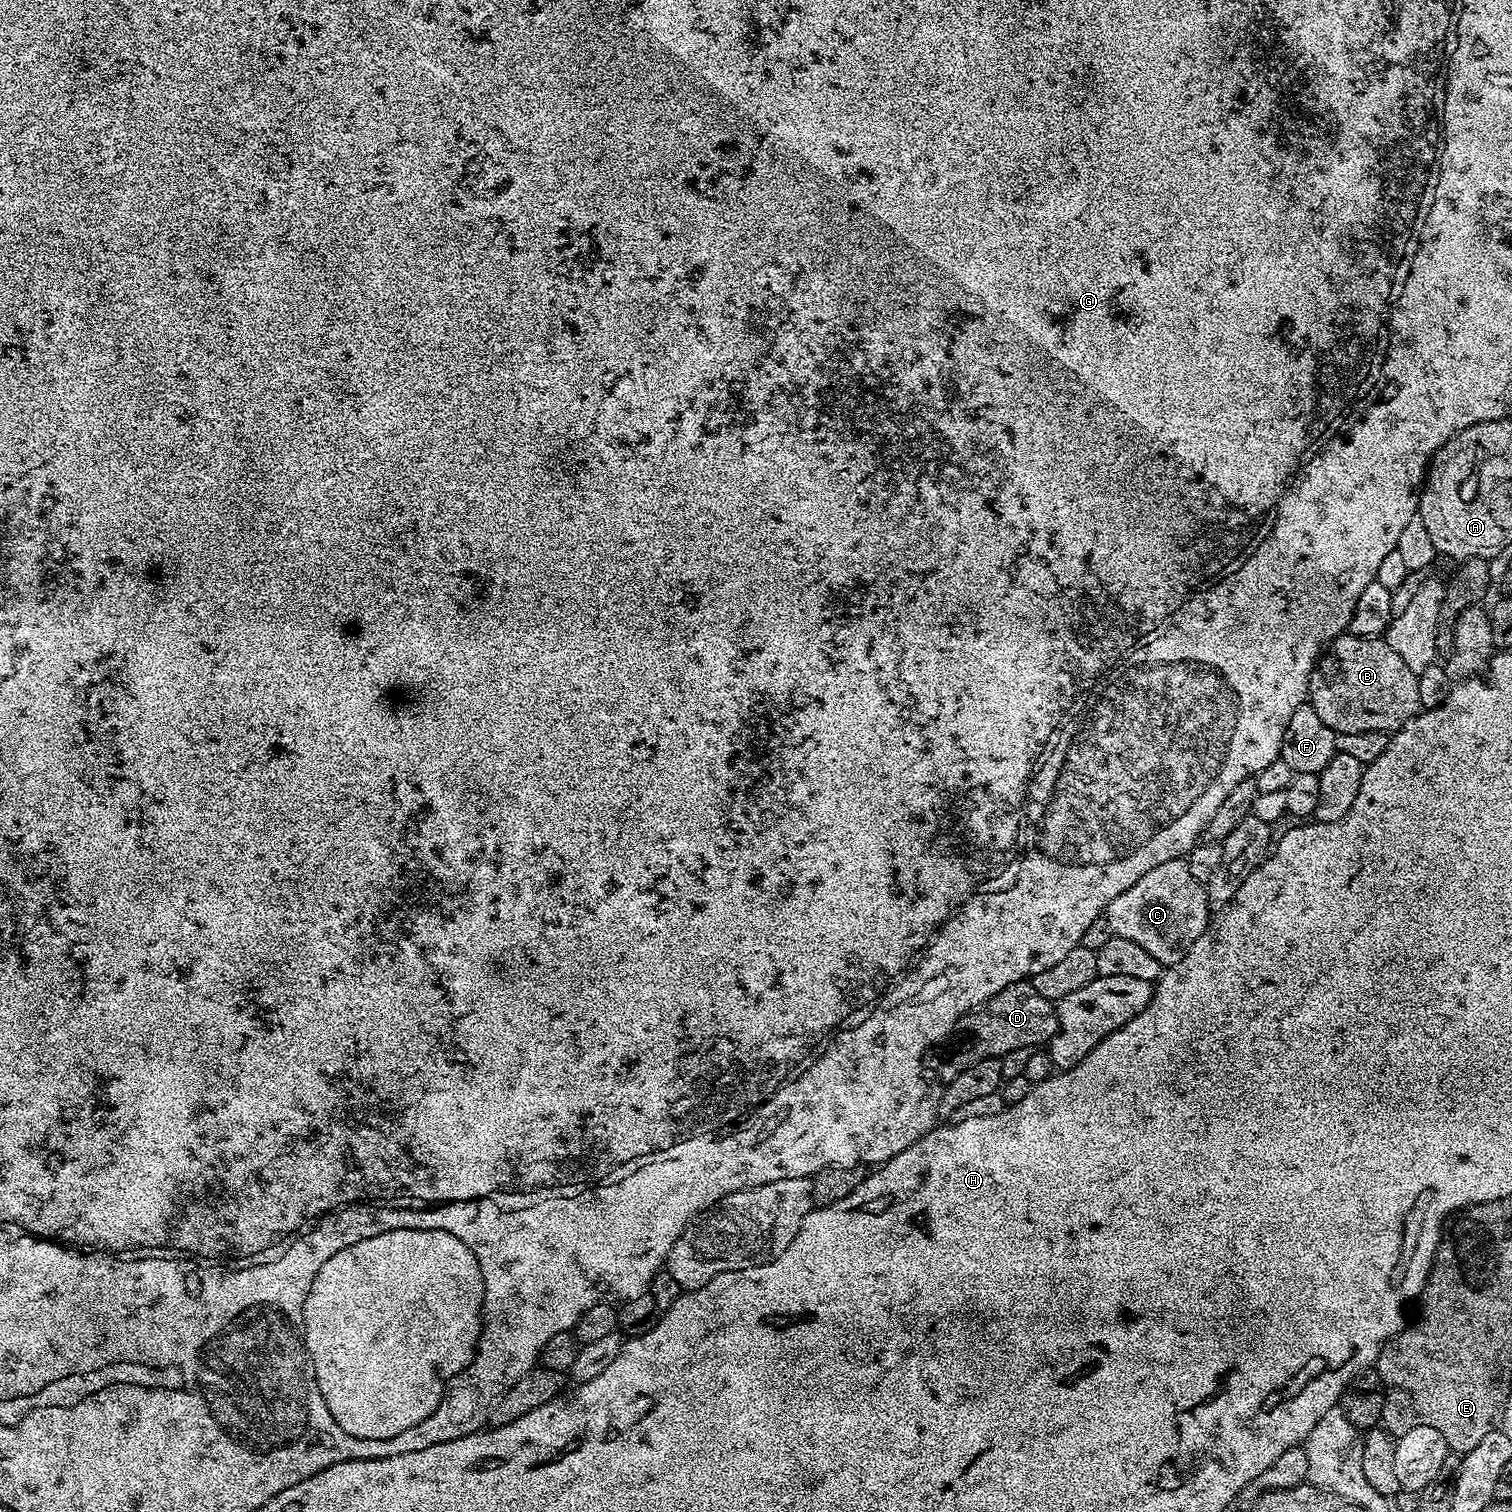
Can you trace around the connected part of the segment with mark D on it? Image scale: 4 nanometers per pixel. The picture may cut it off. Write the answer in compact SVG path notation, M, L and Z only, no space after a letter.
M1030 982L1011 984L1006 986L1006 990L998 990L998 994L977 1006L973 1012L967 1012L956 1023L948 1039L935 1049L935 1075L947 1082L958 1078L958 1074L974 1066L974 1062L982 1062L991 1056L999 1058L1019 1048L1039 1049L1054 1038L1057 1030L1056 1004L1042 998Z

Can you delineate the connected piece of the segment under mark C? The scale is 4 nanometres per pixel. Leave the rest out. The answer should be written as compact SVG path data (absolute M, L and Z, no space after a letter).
M1187 859L1162 862L1150 874L1142 874L1130 890L1122 890L1106 909L1106 919L1113 936L1130 938L1142 950L1158 958L1161 966L1178 962L1208 928L1210 909L1205 885L1190 874Z

